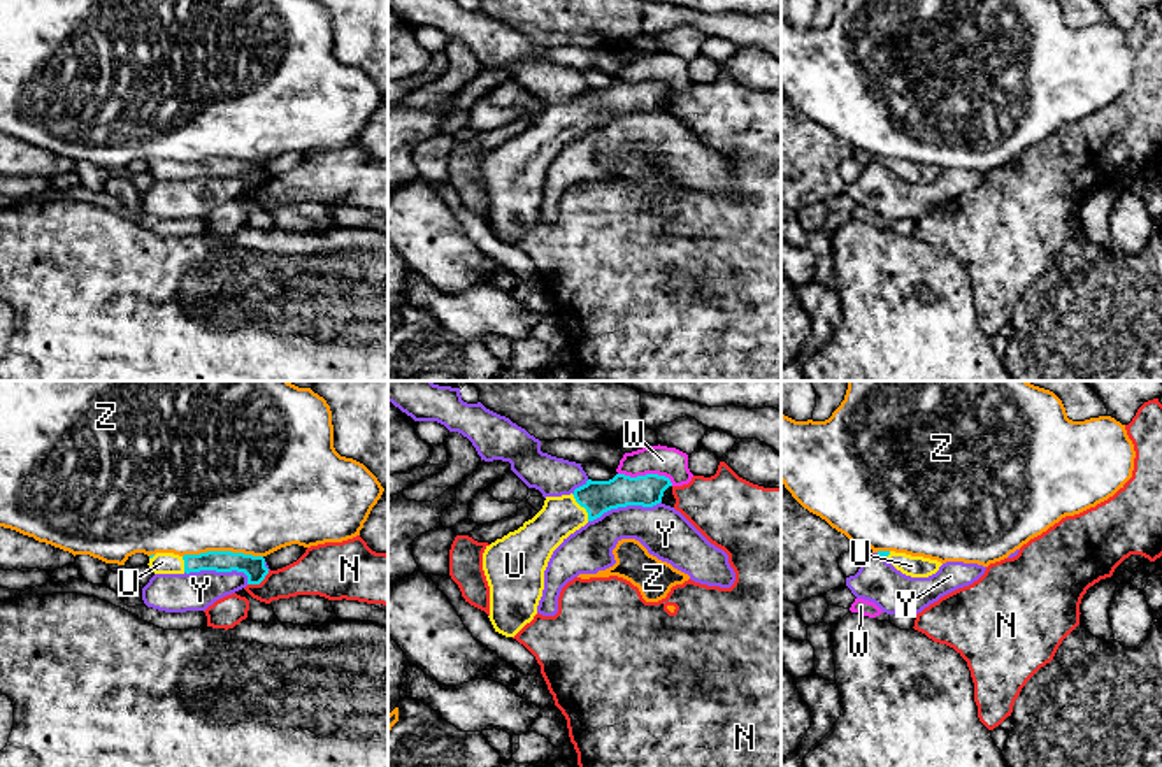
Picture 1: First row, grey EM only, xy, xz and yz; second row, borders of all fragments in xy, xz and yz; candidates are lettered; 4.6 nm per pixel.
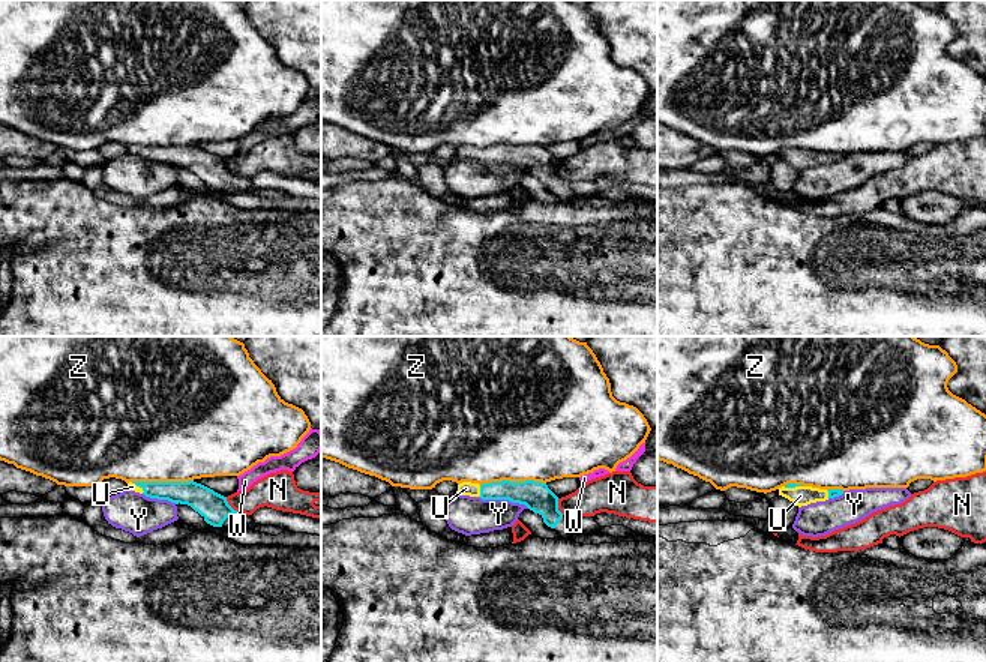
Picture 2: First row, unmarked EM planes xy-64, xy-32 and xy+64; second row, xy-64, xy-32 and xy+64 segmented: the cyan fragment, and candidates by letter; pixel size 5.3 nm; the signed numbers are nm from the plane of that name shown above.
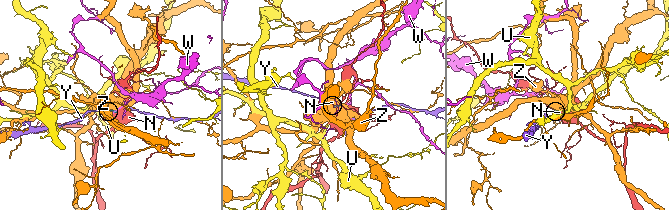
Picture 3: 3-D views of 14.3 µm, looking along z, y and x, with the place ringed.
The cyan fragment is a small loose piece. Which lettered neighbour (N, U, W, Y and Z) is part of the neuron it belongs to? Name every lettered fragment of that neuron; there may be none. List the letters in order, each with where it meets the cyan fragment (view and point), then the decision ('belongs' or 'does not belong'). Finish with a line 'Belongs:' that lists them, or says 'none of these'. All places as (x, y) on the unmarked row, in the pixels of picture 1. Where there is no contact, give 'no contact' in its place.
N: meets cyan in xy at (258, 190); does not belong
U: meets cyan in xz at (583, 113); belongs
W: meets cyan in xz at (646, 81); does not belong
Y: meets cyan in xz at (624, 113); does not belong
Z: meets cyan in xy at (222, 158); does not belong
Belongs: U

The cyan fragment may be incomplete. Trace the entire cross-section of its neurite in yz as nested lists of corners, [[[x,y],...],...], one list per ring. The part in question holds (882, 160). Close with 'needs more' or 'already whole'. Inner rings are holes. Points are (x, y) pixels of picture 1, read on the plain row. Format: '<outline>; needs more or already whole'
[[[878,158],[881,165],[892,170],[897,177],[911,184],[929,184],[939,177],[943,172],[937,167],[923,165],[923,163],[911,163],[906,160],[895,158]]]; needs more

